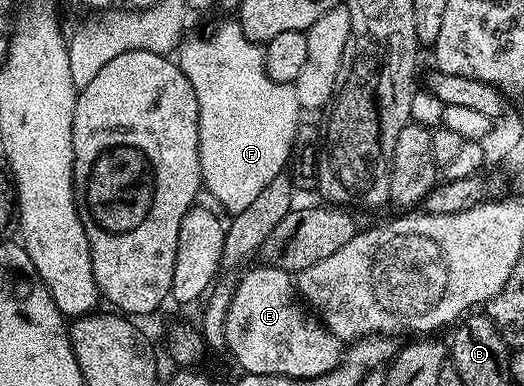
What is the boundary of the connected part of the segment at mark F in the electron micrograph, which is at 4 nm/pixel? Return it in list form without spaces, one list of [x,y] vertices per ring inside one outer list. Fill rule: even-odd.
[[[230,20],[218,28],[214,34],[209,34],[206,38],[193,38],[182,41],[179,47],[179,65],[181,71],[191,80],[191,88],[195,88],[195,100],[199,100],[199,156],[201,157],[201,181],[206,191],[213,193],[213,198],[226,210],[229,216],[237,215],[245,208],[254,203],[259,192],[263,192],[270,184],[271,180],[286,171],[285,165],[289,162],[289,153],[293,150],[293,141],[297,138],[297,129],[301,126],[301,115],[303,109],[296,95],[296,88],[288,82],[276,82],[267,76],[265,71],[265,51],[262,43],[251,41],[243,32],[243,28],[236,21]]]

